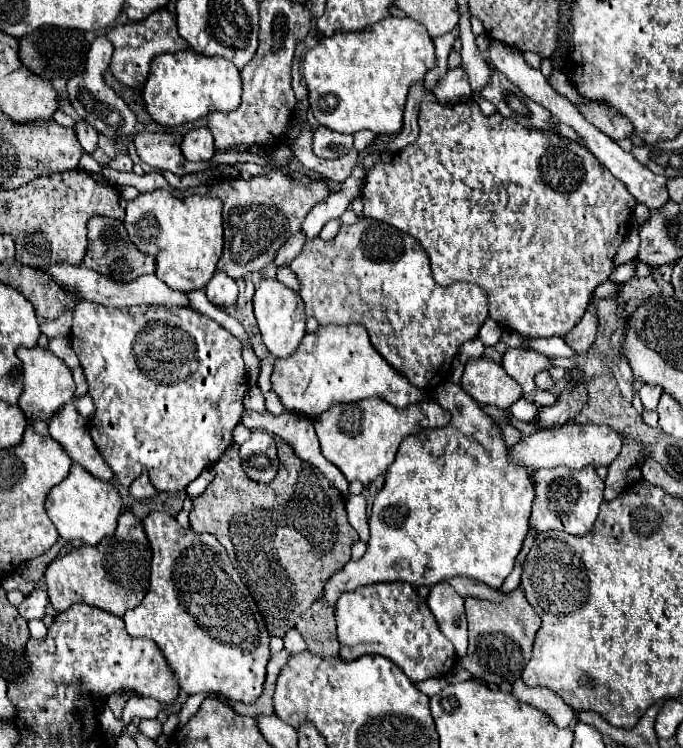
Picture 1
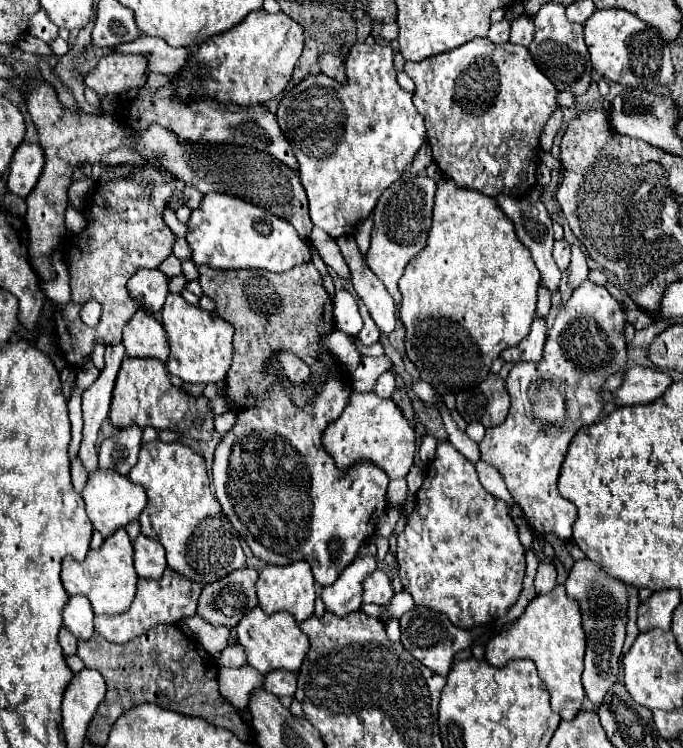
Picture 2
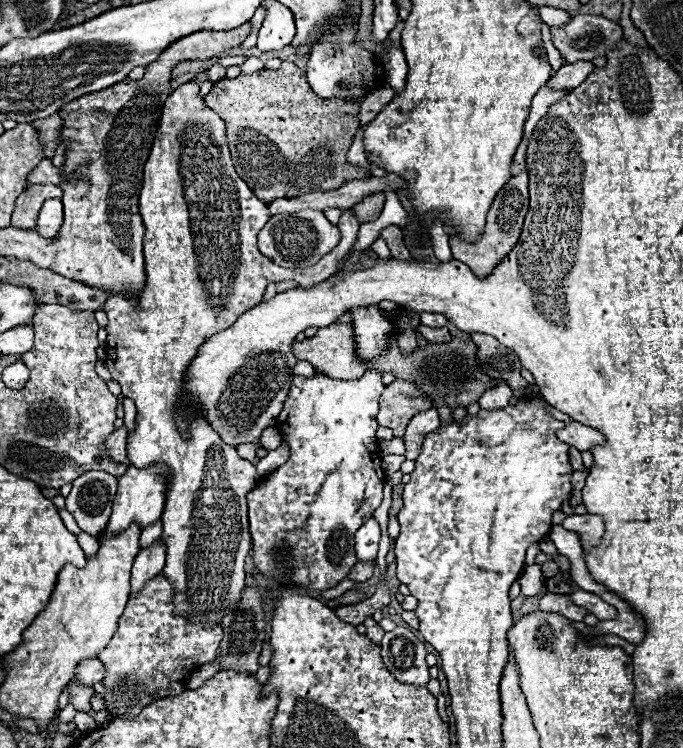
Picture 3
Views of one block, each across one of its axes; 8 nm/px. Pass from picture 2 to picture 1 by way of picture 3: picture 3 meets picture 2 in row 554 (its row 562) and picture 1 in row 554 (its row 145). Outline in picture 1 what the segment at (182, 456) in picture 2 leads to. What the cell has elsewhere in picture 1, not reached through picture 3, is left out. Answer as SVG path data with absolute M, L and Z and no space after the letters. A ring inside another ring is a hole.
M152 512L144 520L144 528L152 546L150 588L142 604L124 614L128 634L134 638L150 638L158 644L176 676L180 692L198 694L212 690L222 692L232 700L254 704L262 694L266 680L270 634L266 632L262 614L258 612L246 584L242 584L224 546L212 534L196 534L190 528L182 528L174 516L164 512Z

